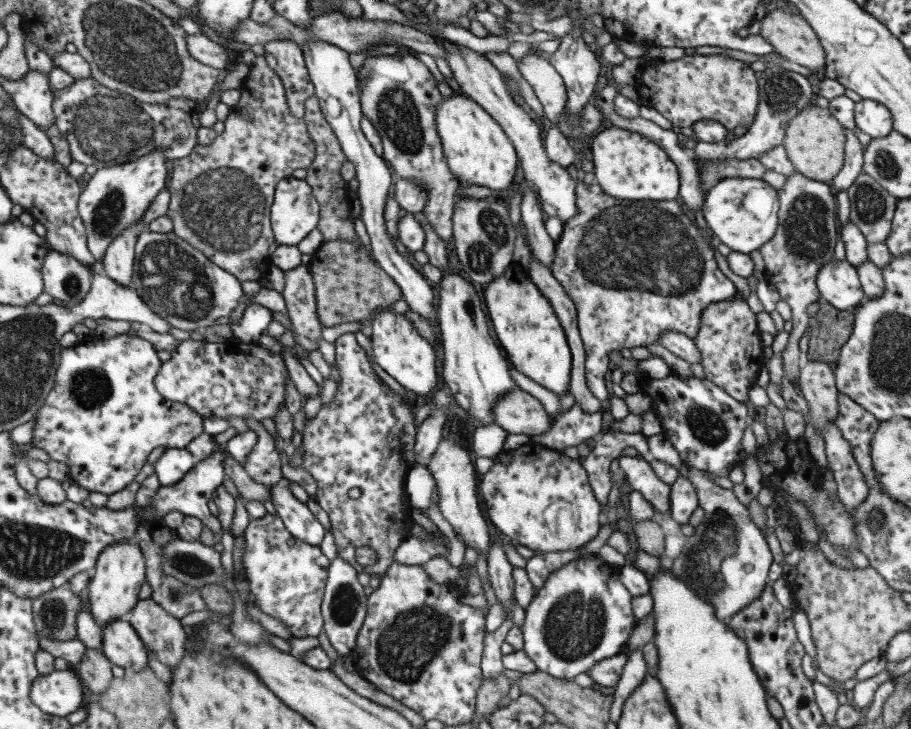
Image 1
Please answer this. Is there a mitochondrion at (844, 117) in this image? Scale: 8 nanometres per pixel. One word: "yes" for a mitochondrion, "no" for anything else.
no

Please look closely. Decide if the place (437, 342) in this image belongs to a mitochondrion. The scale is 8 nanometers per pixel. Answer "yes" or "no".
no

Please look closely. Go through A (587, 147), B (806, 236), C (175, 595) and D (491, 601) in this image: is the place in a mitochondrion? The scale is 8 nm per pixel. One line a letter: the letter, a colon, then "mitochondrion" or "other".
A: other
B: mitochondrion
C: mitochondrion
D: other

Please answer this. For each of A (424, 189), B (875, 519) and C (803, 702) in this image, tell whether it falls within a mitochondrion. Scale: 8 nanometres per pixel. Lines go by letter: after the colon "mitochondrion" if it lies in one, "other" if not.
A: other
B: mitochondrion
C: other

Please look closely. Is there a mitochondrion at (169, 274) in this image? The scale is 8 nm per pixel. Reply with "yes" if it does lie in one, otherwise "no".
yes

